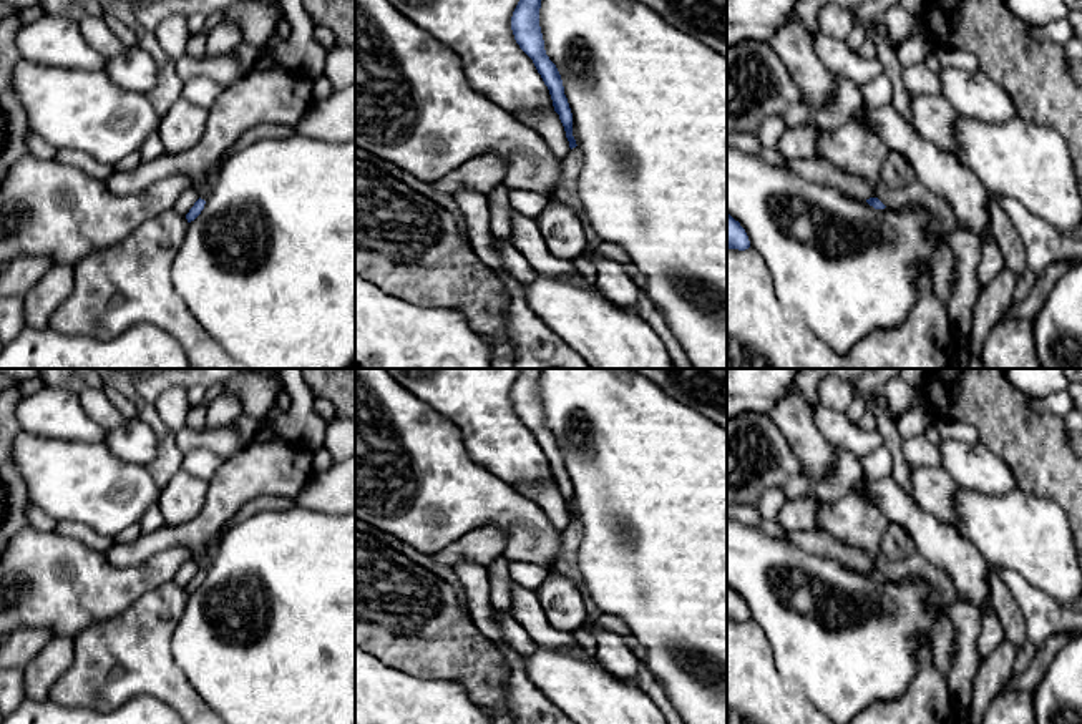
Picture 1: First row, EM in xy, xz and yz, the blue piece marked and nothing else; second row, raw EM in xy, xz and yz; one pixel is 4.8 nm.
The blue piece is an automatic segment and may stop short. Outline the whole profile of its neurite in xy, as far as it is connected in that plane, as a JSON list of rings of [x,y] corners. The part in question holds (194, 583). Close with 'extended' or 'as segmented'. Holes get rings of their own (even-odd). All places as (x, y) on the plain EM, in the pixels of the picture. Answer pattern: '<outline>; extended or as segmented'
[[[204,553],[201,558],[196,560],[199,571],[186,586],[188,594],[194,593],[201,586],[201,583],[204,581],[206,571],[212,566],[212,561],[214,560],[207,553]]]; extended

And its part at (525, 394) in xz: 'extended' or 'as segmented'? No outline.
extended

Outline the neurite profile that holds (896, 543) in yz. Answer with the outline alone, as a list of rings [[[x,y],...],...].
[[[889,523],[881,538],[881,553],[893,561],[904,560],[914,550],[909,533],[896,525]]]

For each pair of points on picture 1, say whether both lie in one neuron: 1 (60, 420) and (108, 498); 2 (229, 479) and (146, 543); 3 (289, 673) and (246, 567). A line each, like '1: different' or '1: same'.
1: same
2: same
3: same

